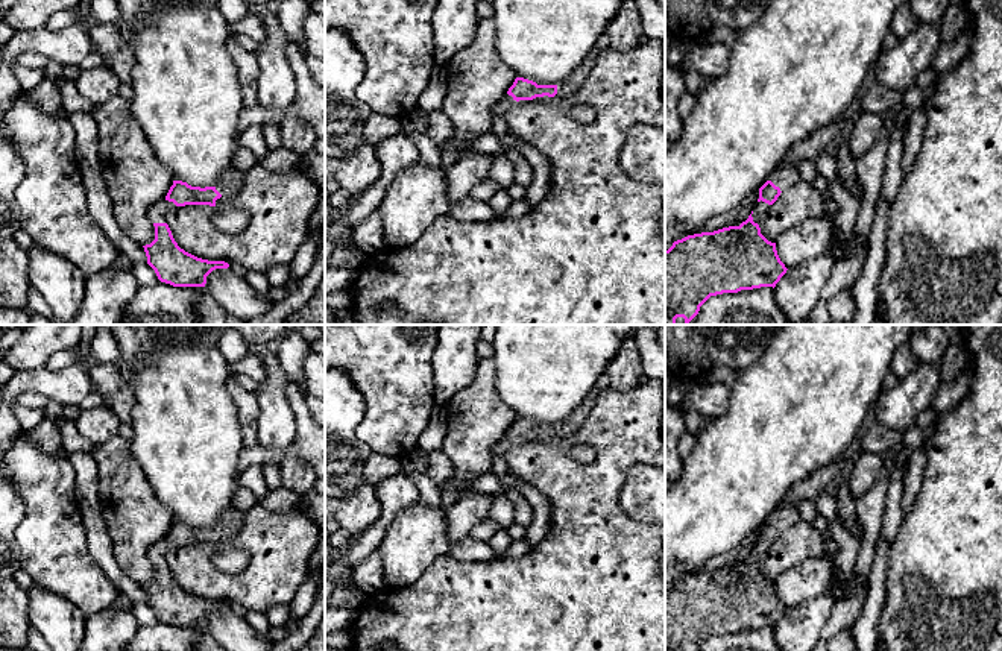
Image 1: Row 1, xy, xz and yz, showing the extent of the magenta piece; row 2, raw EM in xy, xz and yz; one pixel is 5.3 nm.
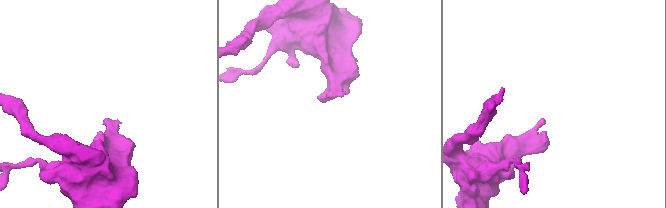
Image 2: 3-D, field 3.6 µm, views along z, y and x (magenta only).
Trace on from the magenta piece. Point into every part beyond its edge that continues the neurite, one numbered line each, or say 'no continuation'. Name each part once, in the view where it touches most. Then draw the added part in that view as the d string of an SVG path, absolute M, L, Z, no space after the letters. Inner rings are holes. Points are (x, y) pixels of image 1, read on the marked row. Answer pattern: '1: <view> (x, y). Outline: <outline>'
1: xy (231, 181). Outline: M231 165L219 182L214 185L216 190L222 194L220 199L216 200L216 206L223 206L228 200L241 188L244 173Z

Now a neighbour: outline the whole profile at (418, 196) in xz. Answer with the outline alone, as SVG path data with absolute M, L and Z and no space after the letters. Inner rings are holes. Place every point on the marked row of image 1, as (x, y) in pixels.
M419 161L401 170L380 205L386 249L411 244L449 208L443 167Z

